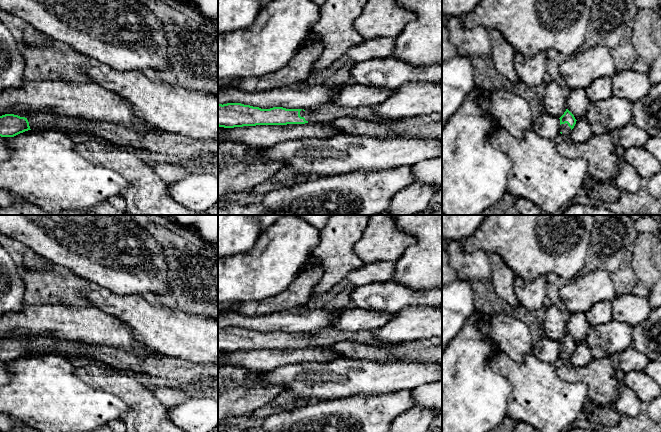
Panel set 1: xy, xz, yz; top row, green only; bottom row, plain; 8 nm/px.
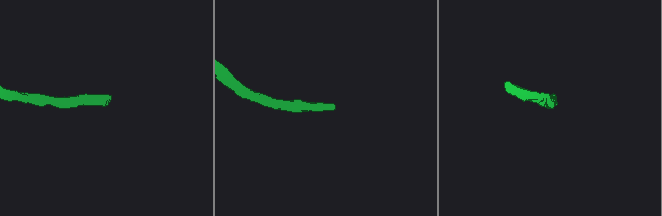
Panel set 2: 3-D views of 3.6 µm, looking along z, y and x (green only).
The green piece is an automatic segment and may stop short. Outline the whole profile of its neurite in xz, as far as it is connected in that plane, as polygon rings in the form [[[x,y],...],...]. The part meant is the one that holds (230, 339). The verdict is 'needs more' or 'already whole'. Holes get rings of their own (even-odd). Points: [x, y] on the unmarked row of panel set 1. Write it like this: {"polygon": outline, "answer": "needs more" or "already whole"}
{"polygon": [[[218,327],[218,350],[234,352],[256,349],[287,349],[305,347],[331,347],[340,342],[355,342],[371,347],[393,347],[398,344],[378,342],[372,330],[342,331],[325,327],[310,333],[273,331],[261,333],[241,327]]], "answer": "needs more"}

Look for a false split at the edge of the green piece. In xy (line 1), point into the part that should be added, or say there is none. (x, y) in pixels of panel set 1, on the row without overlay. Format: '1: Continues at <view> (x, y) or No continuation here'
1: No continuation here

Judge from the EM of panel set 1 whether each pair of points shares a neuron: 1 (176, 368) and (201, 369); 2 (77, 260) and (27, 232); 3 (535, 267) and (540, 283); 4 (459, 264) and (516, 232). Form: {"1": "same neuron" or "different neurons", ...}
{"1": "same neuron", "2": "same neuron", "3": "different neurons", "4": "different neurons"}

